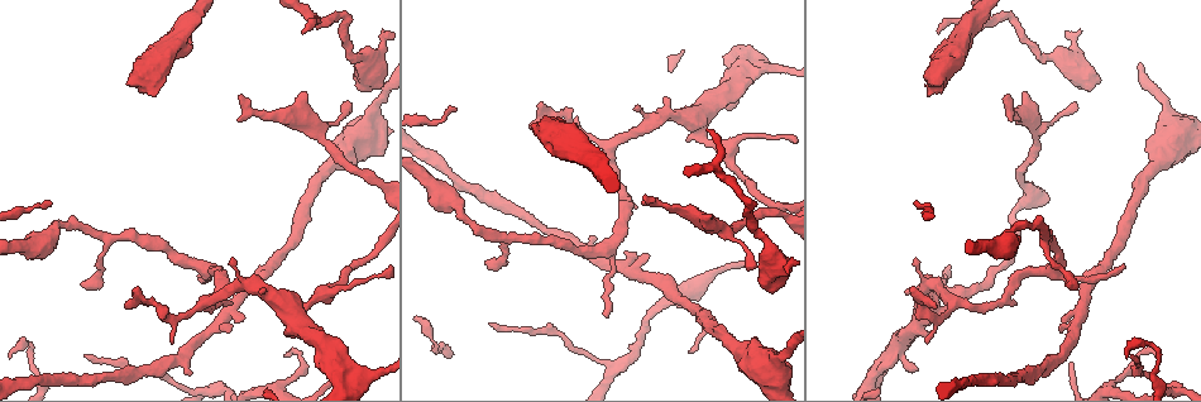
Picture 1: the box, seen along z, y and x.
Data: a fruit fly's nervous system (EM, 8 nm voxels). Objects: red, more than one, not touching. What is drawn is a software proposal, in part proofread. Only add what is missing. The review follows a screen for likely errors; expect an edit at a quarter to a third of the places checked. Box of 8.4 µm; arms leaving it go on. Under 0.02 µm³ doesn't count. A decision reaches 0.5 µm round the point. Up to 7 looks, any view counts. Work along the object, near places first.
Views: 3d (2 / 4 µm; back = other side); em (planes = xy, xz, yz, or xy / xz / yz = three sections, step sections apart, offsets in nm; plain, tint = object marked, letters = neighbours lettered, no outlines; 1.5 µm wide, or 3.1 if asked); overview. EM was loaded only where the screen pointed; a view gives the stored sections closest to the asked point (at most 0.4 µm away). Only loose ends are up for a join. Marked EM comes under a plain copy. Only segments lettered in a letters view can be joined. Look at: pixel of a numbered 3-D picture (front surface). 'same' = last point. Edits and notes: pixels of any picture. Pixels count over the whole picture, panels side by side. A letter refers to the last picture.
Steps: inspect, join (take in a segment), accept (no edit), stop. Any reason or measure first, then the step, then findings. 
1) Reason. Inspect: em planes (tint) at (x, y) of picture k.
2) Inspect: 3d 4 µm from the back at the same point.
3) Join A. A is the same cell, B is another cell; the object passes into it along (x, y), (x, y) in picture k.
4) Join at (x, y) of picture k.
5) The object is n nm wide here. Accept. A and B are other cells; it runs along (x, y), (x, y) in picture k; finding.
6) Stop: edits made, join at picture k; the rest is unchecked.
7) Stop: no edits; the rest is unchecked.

Thin end. Inspect: 3d 4 µm from the back at (288, 353) of picture 1.

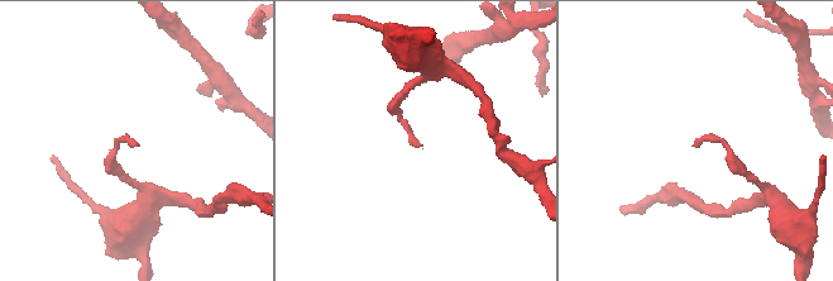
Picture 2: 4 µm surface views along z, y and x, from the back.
Now the EM. Inspect: em xy step 8 (tint) at (417, 147) of picture 2.

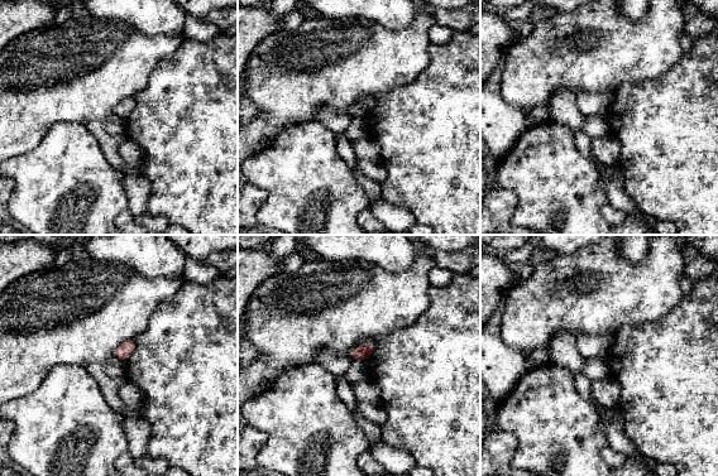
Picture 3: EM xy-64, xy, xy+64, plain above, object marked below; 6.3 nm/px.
Another direction. Inspect: em planes (letters) at the same point.

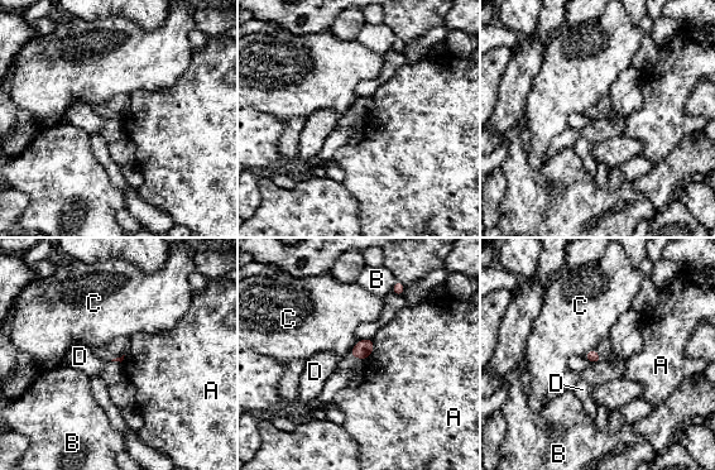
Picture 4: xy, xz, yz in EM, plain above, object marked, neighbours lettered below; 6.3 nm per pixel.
Accept. A, B, C and D are other cells; a border runs along (373, 339), (373, 351), (365, 359) in picture 4; none of them fits.

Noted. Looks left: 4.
An open end. Inspect: 3d 2 µm at (647, 254) of picture 1.

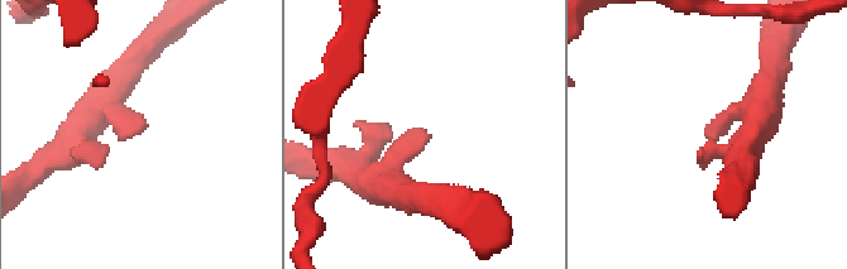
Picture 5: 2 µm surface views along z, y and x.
The arms are 200, 260 nm wide; shape alone is not enough. Inspect: em planes (letters) at (710, 121) of picture 5.

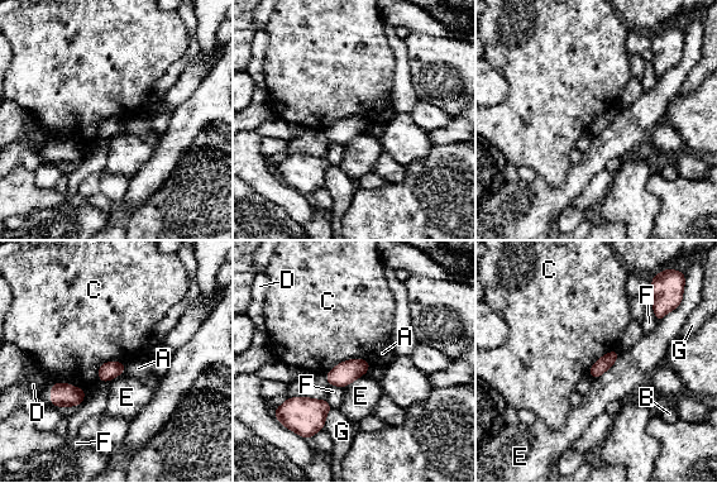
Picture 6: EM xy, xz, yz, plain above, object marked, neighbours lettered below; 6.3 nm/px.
Accept. A, B, C, D, E, F and G are other cells; a border runs along (366, 359), (342, 360), (325, 374) in picture 6; no lettered segment goes on from it.

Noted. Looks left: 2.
Stop: no edits; the rest is unchecked.

